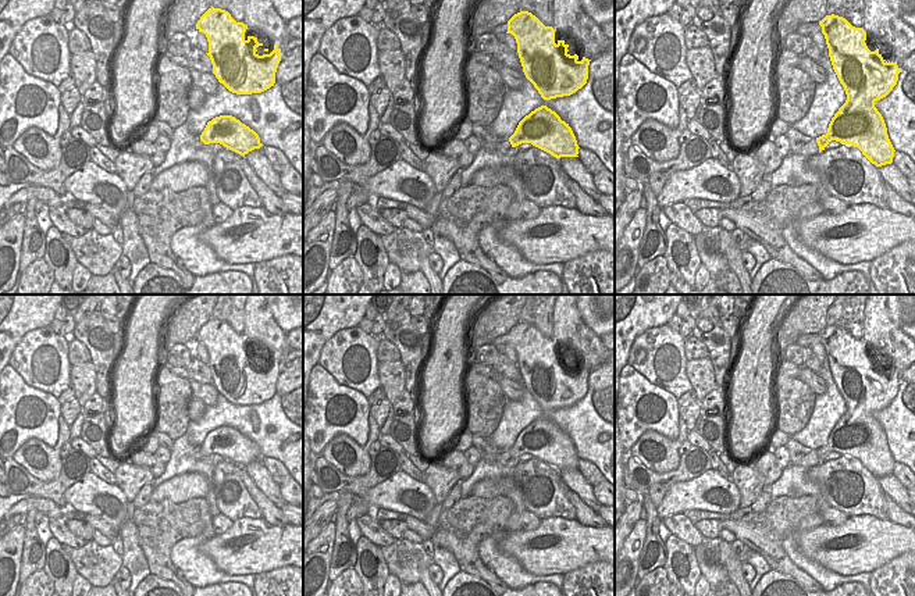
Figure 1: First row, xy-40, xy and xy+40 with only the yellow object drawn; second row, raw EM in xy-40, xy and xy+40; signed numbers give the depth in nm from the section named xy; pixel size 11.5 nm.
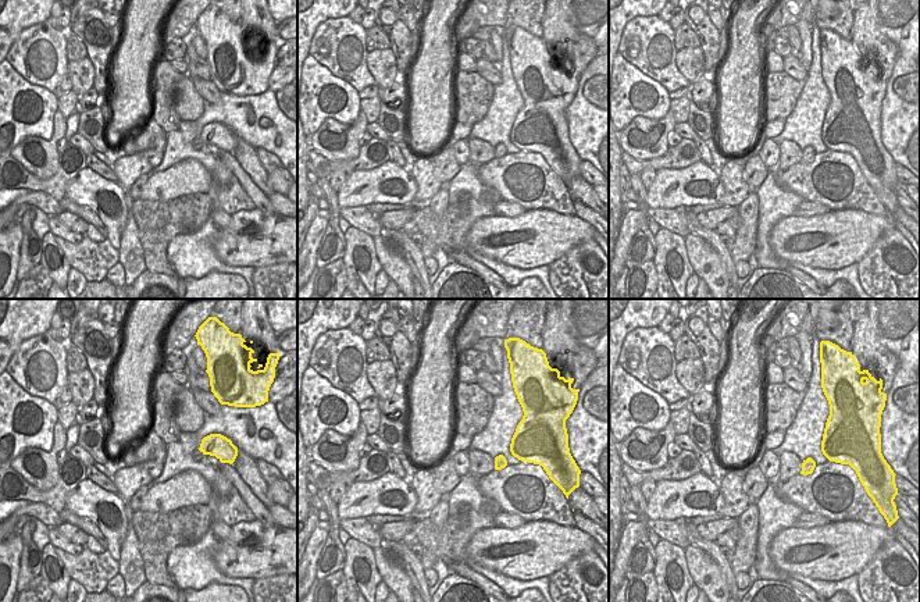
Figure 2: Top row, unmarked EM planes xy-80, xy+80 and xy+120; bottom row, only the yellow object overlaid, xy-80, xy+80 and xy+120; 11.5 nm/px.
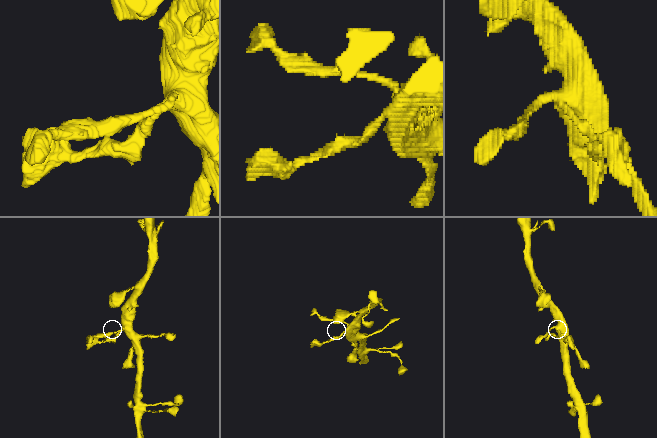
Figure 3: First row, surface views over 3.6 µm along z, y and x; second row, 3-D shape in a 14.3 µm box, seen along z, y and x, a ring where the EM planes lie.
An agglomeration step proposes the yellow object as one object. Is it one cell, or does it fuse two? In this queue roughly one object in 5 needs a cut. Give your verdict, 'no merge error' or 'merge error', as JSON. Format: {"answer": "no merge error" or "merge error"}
{"answer": "no merge error"}

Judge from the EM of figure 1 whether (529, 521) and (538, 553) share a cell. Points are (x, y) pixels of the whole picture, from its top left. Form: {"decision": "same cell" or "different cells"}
{"decision": "different cells"}

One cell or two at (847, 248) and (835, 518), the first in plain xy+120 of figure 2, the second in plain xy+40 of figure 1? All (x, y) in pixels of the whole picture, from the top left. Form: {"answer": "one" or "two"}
{"answer": "two"}

